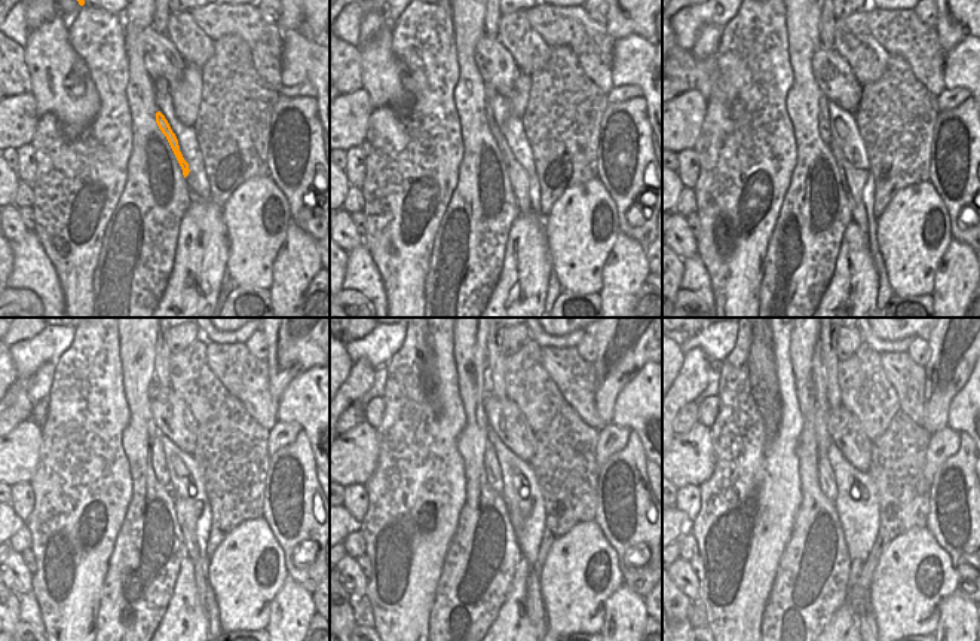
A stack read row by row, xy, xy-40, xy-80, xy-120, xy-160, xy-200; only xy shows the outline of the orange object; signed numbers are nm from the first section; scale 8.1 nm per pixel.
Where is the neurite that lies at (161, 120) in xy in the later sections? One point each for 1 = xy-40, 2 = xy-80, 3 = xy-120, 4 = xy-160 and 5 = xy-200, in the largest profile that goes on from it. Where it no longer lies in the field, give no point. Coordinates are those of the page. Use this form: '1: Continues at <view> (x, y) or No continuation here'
1: Continues at xy-40 (518, 177)
2: Continues at xy-80 (853, 178)
3: Continues at xy-120 (187, 511)
4: Continues at xy-160 (533, 610)
5: Continues at xy-200 (860, 600).

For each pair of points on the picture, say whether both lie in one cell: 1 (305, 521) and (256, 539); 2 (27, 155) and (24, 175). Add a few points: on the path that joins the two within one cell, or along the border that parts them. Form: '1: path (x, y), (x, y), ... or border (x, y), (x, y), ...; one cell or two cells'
1: border (262, 517), (282, 549), (285, 566); two cells
2: path (27, 159), (25, 171); one cell

